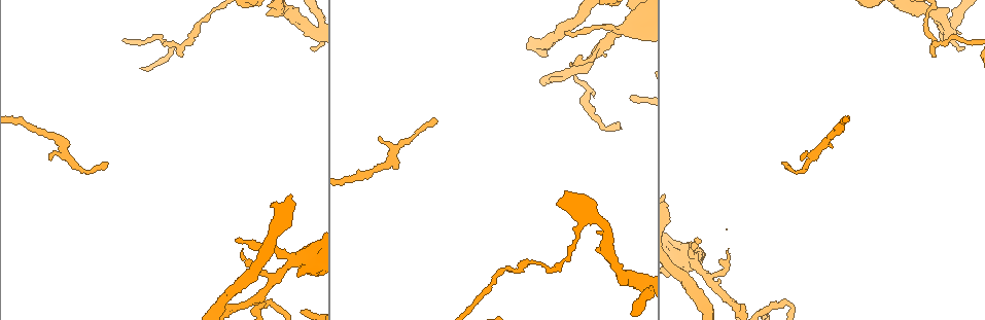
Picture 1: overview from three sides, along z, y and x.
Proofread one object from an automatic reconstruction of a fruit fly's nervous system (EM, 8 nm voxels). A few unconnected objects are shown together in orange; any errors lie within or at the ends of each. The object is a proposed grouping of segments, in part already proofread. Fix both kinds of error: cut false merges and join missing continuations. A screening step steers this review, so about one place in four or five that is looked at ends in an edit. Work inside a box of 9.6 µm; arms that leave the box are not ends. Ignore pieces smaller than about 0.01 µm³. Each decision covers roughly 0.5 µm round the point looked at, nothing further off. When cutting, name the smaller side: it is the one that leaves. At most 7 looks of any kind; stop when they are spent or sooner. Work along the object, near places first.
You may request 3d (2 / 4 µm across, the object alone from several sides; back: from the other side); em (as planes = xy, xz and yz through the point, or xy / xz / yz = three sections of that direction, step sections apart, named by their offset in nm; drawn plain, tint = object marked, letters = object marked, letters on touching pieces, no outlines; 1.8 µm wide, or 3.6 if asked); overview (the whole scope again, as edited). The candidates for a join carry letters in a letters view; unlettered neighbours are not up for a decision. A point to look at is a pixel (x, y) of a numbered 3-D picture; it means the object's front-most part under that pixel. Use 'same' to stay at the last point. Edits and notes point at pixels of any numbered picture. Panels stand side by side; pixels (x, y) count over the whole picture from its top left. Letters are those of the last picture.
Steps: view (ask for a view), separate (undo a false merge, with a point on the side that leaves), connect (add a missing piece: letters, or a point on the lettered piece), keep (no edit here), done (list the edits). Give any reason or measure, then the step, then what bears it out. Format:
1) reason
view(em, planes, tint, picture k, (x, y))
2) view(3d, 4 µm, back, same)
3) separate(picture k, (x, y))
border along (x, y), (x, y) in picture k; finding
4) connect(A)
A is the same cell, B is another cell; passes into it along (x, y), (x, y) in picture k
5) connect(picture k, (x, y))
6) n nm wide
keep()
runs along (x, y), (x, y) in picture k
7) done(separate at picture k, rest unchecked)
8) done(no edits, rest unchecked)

thin end
view(em, xz, step 8, letters, picture 1, (50, 160))

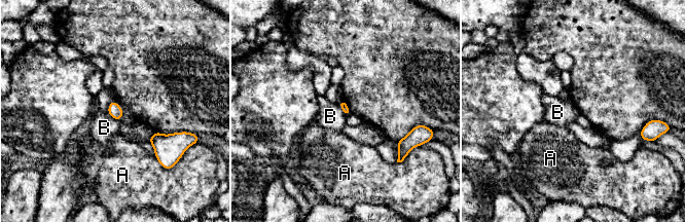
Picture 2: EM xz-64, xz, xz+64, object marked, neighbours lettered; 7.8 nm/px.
view(em, planes, letters, same)

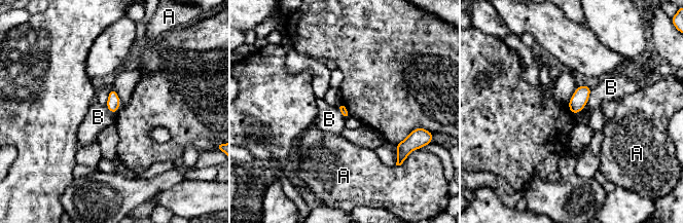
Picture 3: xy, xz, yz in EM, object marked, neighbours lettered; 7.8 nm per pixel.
keep()
A and B are other cells; border along (591, 88), (587, 103), (574, 115) in picture 3; none of them fits

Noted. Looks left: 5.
an open end
view(3d, 4 µm, picture 1, (107, 162))

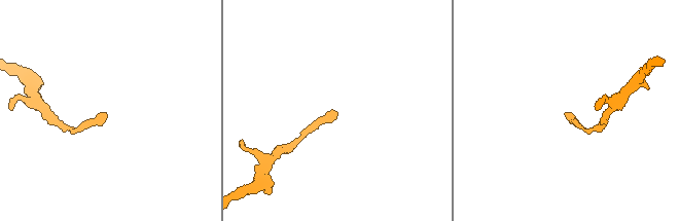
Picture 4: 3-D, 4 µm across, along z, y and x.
view(em, planes, tint, picture 4, (569, 112))

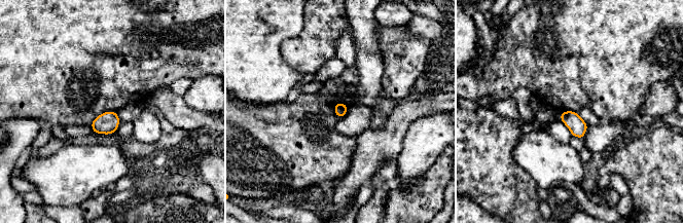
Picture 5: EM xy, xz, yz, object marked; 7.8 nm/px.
what lies round it
view(em, planes, letters, same)

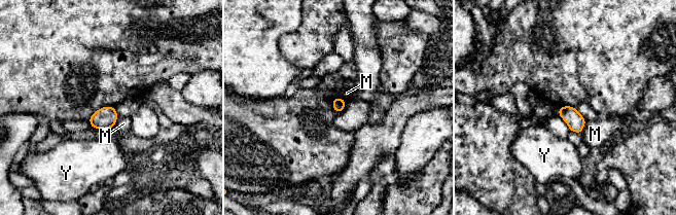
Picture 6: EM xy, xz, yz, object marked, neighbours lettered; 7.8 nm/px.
110 nm wide
keep()
M and Y are other cells; border along (586, 120), (580, 134) in picture 6; no lettered piece goes on from it

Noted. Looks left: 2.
view(em, xz, step 4, tint, picture 1, (314, 48))

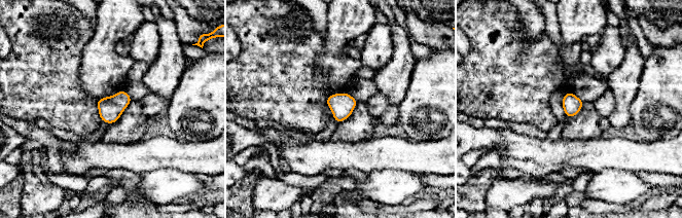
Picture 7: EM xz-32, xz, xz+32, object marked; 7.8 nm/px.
cut it another way
view(em, planes, letters, same)

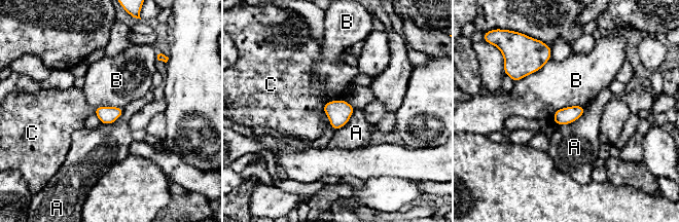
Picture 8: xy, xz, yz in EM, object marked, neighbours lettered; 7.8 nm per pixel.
keep()
A, B and C are other cells; none of them fits

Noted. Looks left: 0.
done(no edits, rest unchecked)

